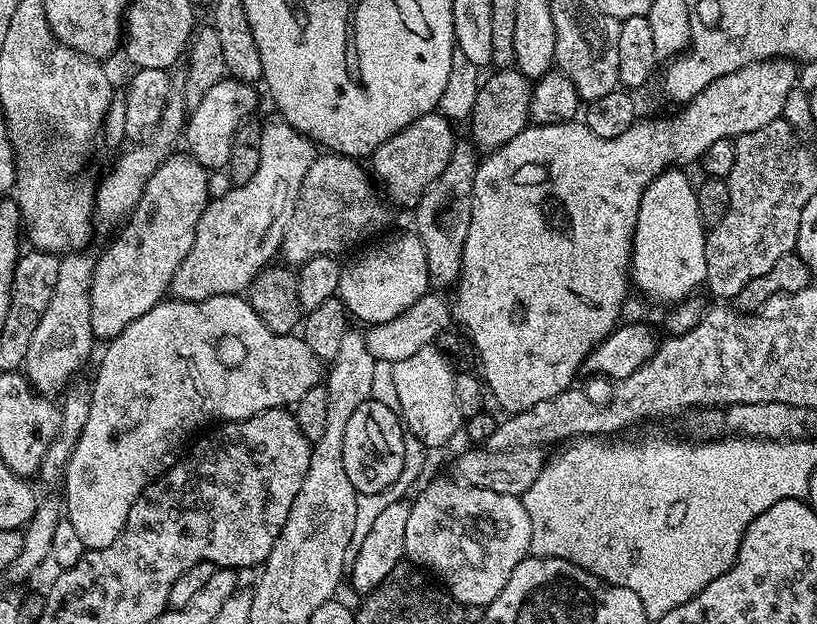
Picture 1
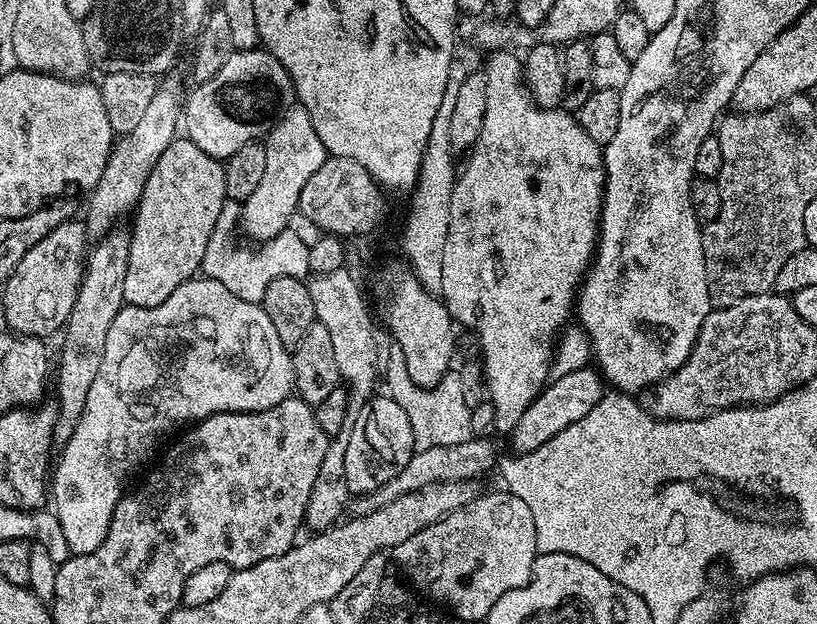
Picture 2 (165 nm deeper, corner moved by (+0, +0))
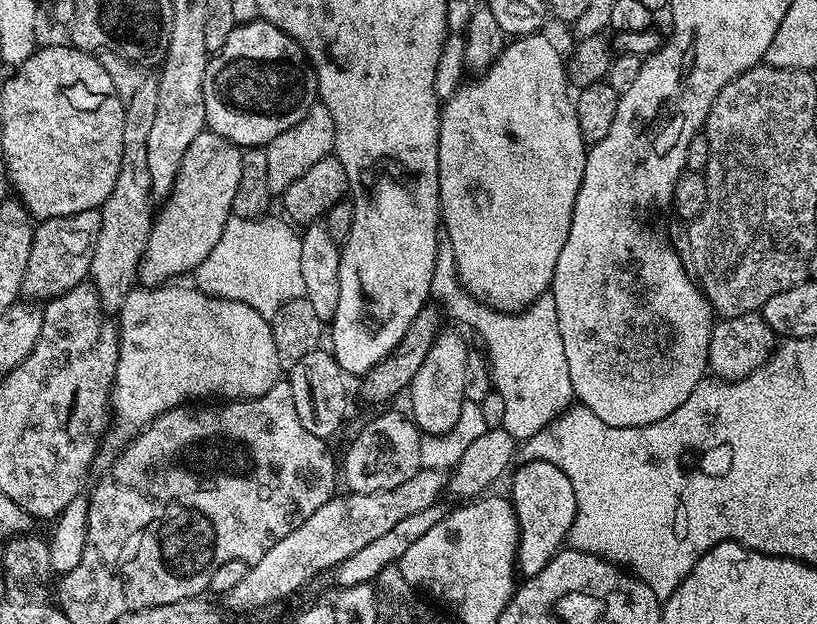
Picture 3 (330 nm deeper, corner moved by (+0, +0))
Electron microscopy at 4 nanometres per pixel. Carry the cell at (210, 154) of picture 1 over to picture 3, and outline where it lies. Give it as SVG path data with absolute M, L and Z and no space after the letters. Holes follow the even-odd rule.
M257 18L249 24L237 24L222 50L209 59L206 78L202 82L202 98L206 106L204 123L207 131L226 138L241 149L267 146L282 134L282 130L298 126L298 122L302 122L302 118L306 118L308 111L318 103L316 73L295 40L269 20Z

